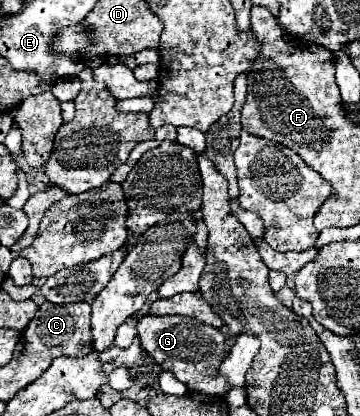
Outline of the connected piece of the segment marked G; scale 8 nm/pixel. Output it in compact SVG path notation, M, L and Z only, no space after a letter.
M145 315L137 321L137 333L141 337L143 349L163 367L163 371L171 371L189 389L201 391L207 395L229 393L231 385L227 377L219 373L219 363L225 361L225 355L229 355L227 335L223 331L209 327L193 317Z

